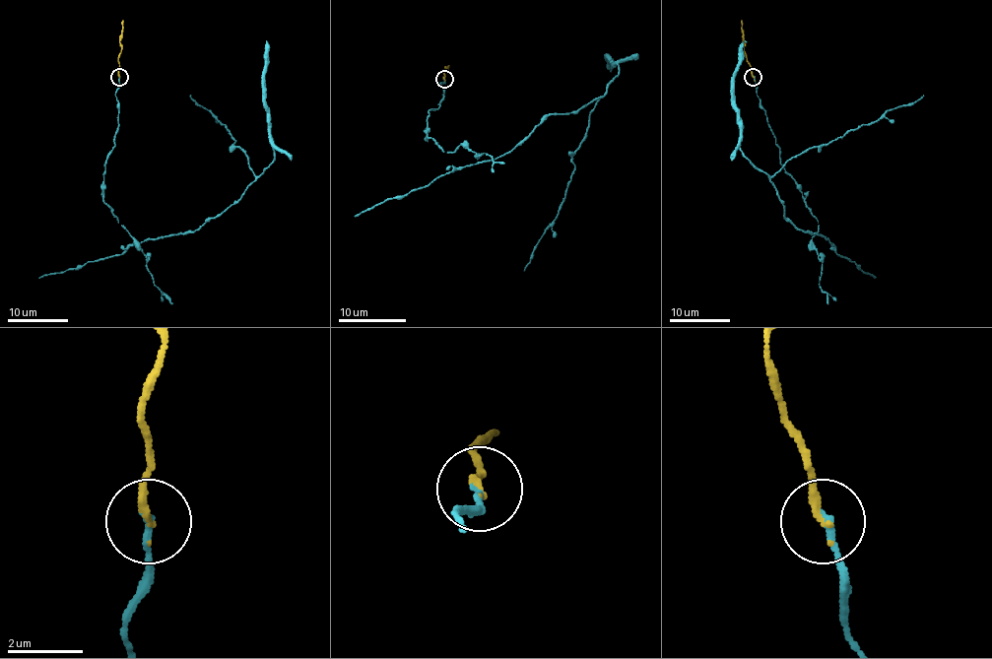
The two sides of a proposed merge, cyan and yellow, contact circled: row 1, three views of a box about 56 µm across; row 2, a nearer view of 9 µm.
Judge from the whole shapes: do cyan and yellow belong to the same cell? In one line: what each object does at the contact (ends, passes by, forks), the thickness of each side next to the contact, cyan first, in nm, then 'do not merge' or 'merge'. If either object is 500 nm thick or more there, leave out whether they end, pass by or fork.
cyan ends there; yellow ends there; 200 nm thick on the cyan side, 200 nm on the other; merge

